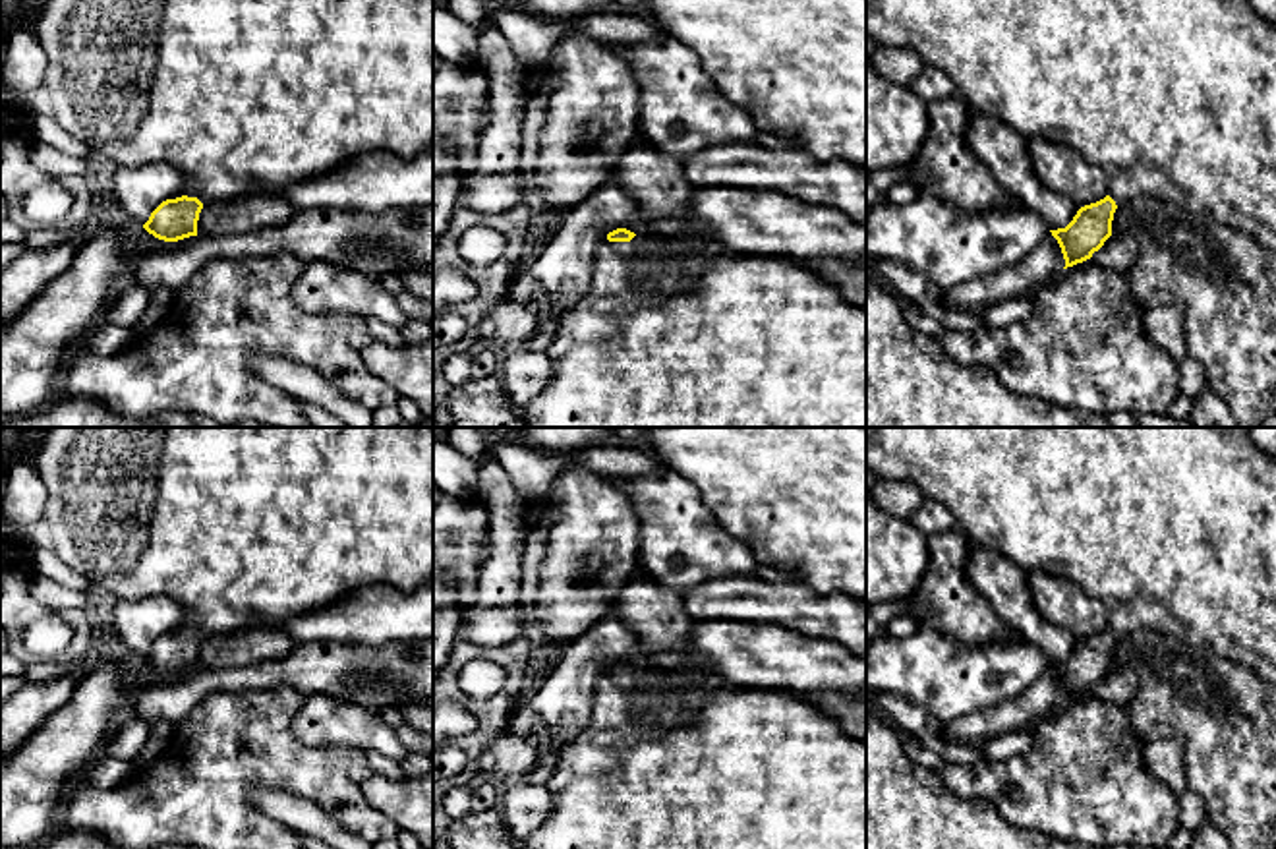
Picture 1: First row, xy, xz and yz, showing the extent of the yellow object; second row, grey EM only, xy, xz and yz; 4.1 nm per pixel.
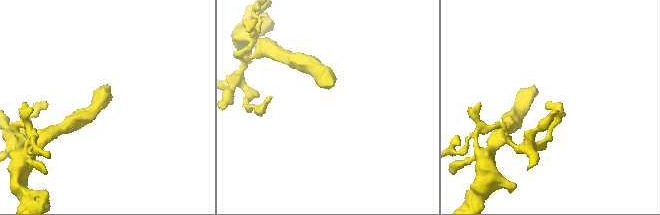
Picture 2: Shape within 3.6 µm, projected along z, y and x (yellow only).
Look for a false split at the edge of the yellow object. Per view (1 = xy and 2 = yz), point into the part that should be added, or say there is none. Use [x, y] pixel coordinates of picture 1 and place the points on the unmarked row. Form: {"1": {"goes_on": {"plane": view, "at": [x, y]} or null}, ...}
{"1": {"goes_on": {"plane": "xy", "at": [244, 526]}}, "2": {"goes_on": {"plane": "yz", "at": [1172, 528]}}}

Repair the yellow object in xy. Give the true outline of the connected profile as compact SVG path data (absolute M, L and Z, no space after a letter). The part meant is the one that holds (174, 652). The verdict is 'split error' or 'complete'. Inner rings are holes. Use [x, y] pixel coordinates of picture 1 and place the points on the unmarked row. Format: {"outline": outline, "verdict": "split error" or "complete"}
{"outline": "M46 427L33 464L48 489L48 501L33 524L14 530L19 542L29 549L52 551L85 574L112 603L164 596L189 611L182 627L162 634L143 658L164 675L197 669L205 636L317 611L362 586L389 584L412 590L433 580L433 427Z", "verdict": "split error"}

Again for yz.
{"outline": "M866 427L866 470L880 480L909 482L926 499L947 507L969 542L1001 553L1025 572L1069 578L1108 607L1104 632L1081 640L1065 661L1050 663L1061 681L1063 702L1090 692L1112 669L1116 642L1135 630L1174 636L1276 685L1276 456L1261 451L1247 427Z", "verdict": "split error"}

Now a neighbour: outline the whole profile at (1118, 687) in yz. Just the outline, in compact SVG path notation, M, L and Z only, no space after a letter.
M1112 667L1104 679L1092 687L1092 694L1108 704L1129 706L1139 688L1139 677L1127 667Z

